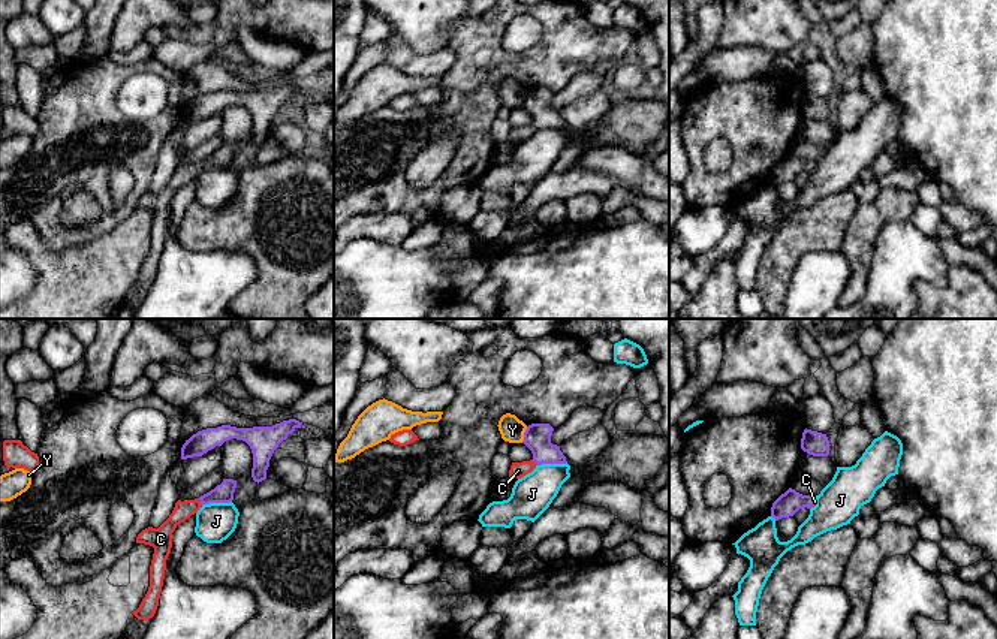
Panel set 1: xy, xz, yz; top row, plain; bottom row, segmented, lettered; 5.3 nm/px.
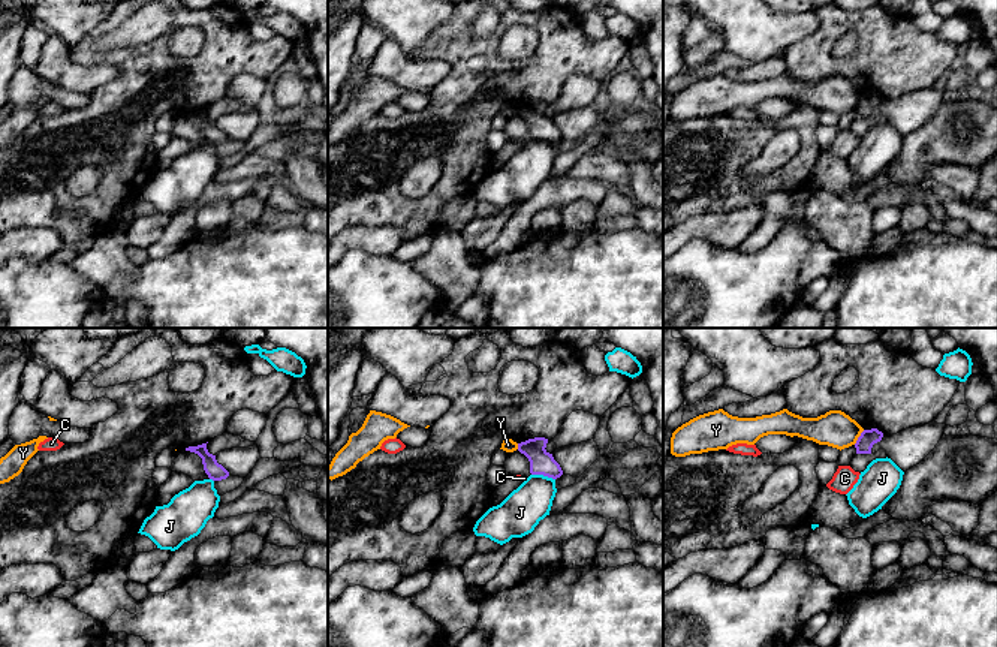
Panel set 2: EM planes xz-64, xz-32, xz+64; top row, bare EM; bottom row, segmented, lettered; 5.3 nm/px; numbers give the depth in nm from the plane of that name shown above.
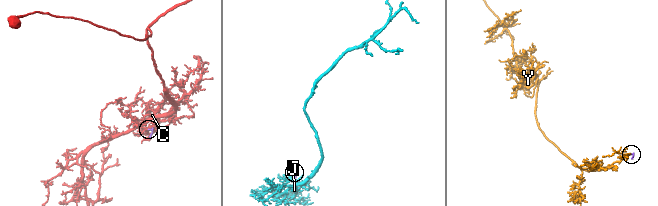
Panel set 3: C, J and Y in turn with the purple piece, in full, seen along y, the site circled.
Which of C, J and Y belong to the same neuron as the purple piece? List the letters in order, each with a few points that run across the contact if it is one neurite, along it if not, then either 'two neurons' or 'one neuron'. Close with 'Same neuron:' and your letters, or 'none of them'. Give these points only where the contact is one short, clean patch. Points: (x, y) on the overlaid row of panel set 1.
C: line xy (223, 493), (201, 502), (183, 511); one neuron
J: two neurons
Y: line xz (527, 427), (521, 442); two neurons
Same neuron: C

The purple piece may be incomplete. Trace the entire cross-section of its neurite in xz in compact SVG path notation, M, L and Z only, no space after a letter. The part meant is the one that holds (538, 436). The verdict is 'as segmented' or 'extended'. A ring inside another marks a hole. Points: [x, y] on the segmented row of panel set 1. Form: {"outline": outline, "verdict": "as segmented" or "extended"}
{"outline": "M531 424L524 432L522 443L531 450L530 461L512 462L509 477L521 479L542 464L566 464L560 446L551 443L554 428L549 424Z", "verdict": "extended"}

